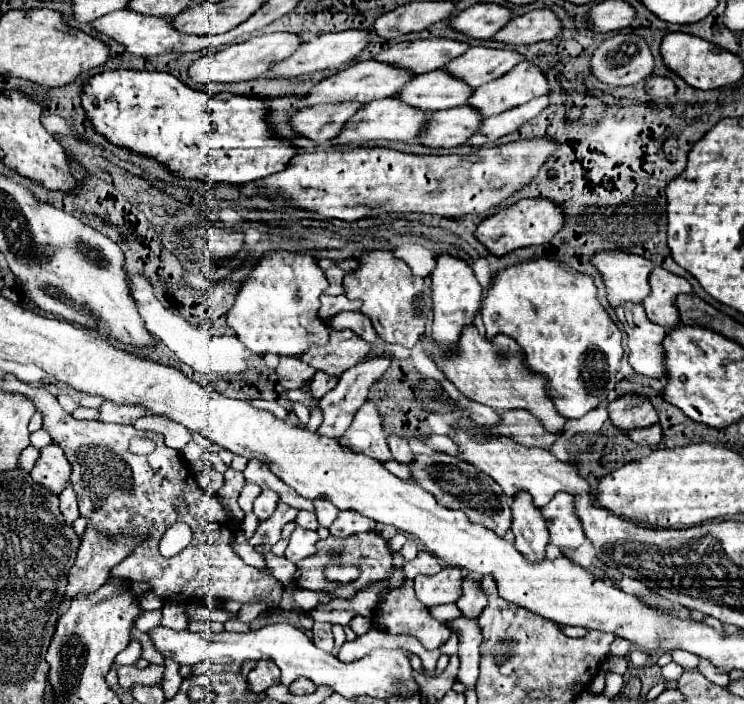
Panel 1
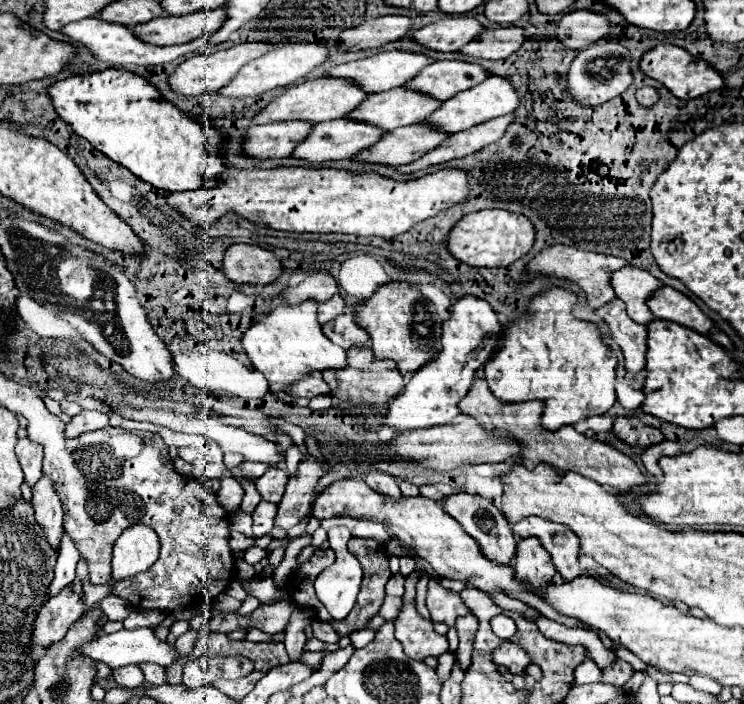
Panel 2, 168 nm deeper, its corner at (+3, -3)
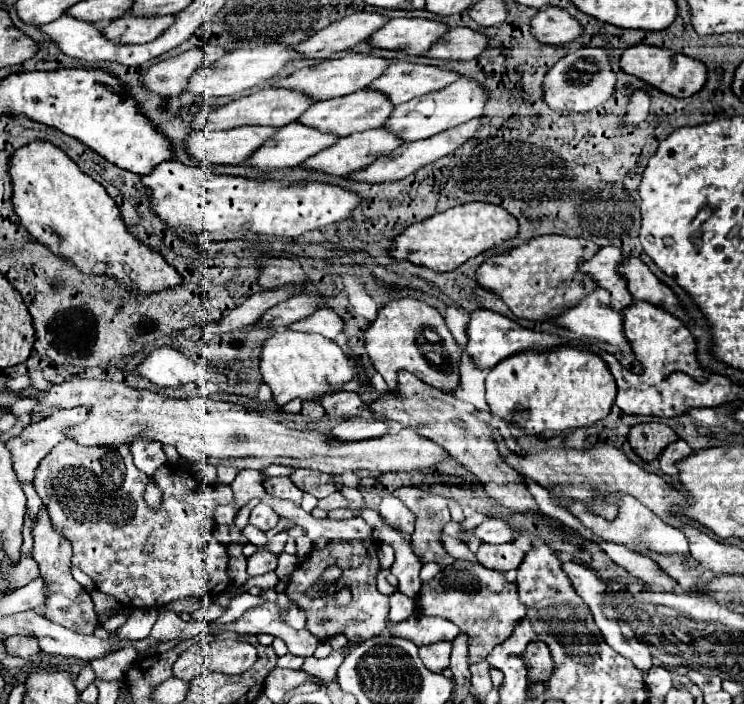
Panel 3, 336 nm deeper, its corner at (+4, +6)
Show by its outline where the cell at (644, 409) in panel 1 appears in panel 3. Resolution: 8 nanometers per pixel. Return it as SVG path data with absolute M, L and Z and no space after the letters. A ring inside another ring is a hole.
M642 423L630 427L628 443L644 459L652 461L662 453L662 447L676 441L678 435L664 423Z

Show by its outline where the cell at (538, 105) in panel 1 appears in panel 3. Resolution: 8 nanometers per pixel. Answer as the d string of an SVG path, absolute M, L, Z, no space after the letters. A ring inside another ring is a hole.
M476 117L476 119L470 119L458 127L452 127L450 131L442 131L430 139L420 139L420 141L410 141L410 143L404 143L402 147L398 147L396 151L392 151L390 155L384 155L380 157L378 161L374 161L370 167L362 169L362 171L356 171L352 173L352 179L358 179L358 181L368 181L368 183L382 183L382 181L396 181L396 179L404 179L408 175L412 175L416 169L444 157L444 155L450 155L454 153L460 145L464 145L468 139L472 139L476 135L476 131L482 127L482 117Z

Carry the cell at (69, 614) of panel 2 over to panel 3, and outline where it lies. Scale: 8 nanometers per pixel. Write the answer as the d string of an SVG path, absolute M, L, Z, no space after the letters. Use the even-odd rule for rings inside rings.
M14 635L14 637L6 639L6 647L8 647L8 653L16 655L16 657L32 657L34 653L40 651L38 639L26 637L26 635Z

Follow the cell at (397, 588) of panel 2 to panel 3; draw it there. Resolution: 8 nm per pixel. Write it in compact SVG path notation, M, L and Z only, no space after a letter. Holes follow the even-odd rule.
M400 591L390 593L390 613L388 613L388 619L392 623L408 619L412 613L414 613L414 603L412 603L410 597L406 597Z

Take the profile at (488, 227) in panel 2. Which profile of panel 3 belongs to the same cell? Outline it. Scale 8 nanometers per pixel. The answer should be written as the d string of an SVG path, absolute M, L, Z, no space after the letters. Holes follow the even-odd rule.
M464 203L432 215L402 235L396 237L392 245L392 255L396 259L408 259L416 265L432 267L434 271L452 271L470 257L484 253L486 249L498 247L518 235L518 219L492 203Z

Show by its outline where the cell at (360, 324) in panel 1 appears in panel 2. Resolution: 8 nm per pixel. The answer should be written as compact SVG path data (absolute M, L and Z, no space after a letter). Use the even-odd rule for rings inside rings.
M351 314L337 316L335 320L329 320L323 324L323 334L341 348L353 348L353 346L371 346L371 338L359 324L355 324Z

